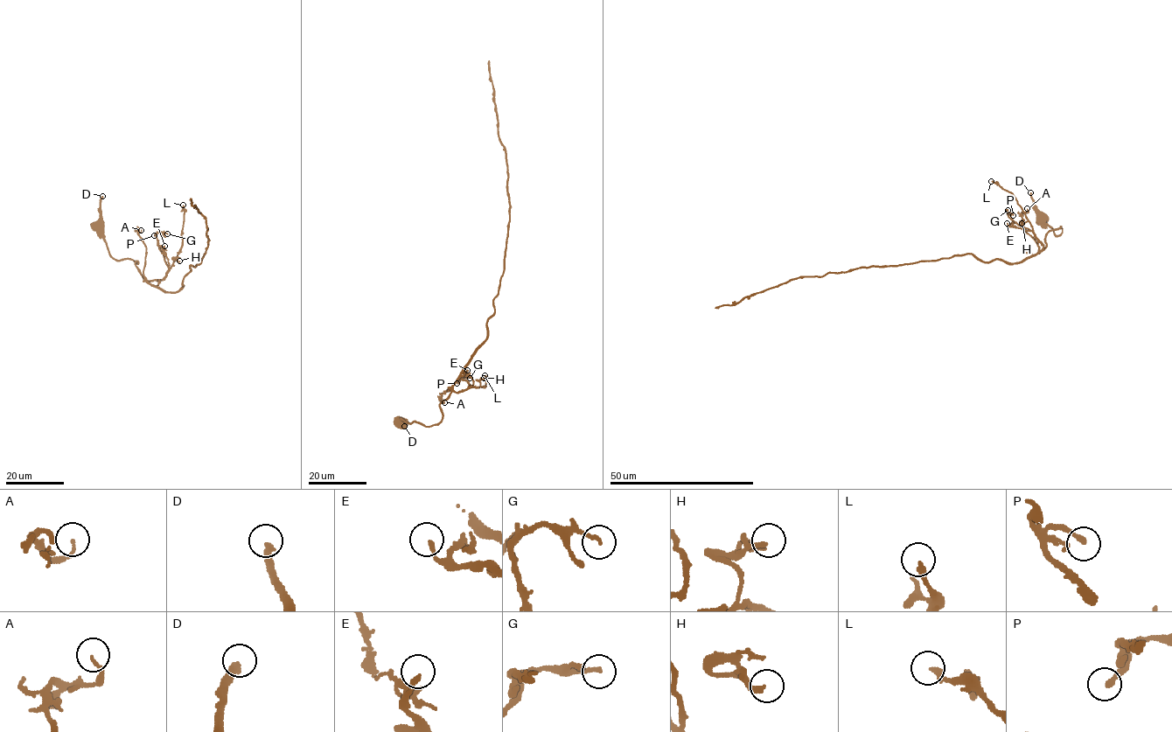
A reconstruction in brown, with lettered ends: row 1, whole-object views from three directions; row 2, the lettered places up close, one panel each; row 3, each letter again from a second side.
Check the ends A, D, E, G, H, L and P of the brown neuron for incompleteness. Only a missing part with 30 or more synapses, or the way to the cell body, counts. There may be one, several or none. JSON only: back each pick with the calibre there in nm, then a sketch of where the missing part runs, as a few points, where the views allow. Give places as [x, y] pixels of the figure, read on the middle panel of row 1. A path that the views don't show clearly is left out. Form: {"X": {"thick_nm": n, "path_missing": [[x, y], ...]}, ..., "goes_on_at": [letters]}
{"goes_on_at": []}

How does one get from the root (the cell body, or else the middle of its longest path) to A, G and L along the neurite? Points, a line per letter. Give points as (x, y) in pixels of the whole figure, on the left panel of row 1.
A: (98, 226), (113, 258), (137, 261), (135, 265), (146, 282), (143, 270), (146, 248), (136, 230), (141, 230)
G: (98, 226), (113, 258), (137, 261), (147, 281), (163, 278), (168, 270), (156, 237), (167, 233)
L: (98, 226), (113, 258), (137, 261), (135, 265), (143, 279), (157, 280), (165, 275), (182, 247), (183, 205)

